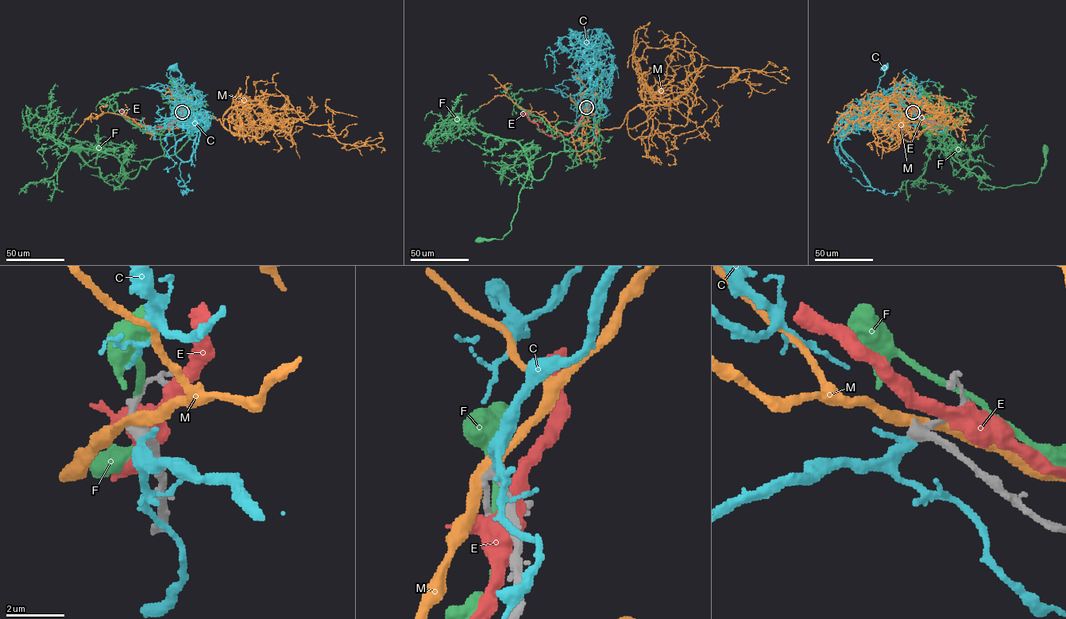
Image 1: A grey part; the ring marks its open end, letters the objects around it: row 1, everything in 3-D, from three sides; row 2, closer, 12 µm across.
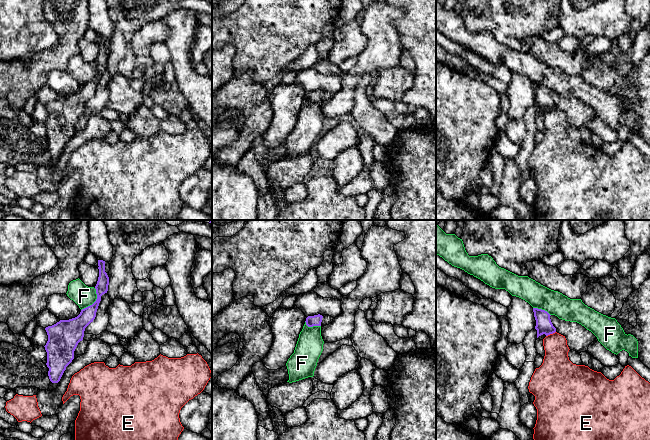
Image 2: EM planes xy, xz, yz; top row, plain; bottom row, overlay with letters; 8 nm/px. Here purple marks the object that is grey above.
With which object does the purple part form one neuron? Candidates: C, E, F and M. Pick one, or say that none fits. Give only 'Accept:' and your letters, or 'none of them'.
Accept: C

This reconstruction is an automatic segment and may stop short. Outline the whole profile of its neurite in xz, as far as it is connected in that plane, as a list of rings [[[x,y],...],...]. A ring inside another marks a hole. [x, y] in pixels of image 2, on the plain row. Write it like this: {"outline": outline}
{"outline": [[[320,90],[314,92],[308,92],[305,98],[308,103],[321,102],[322,94],[323,92]]]}

